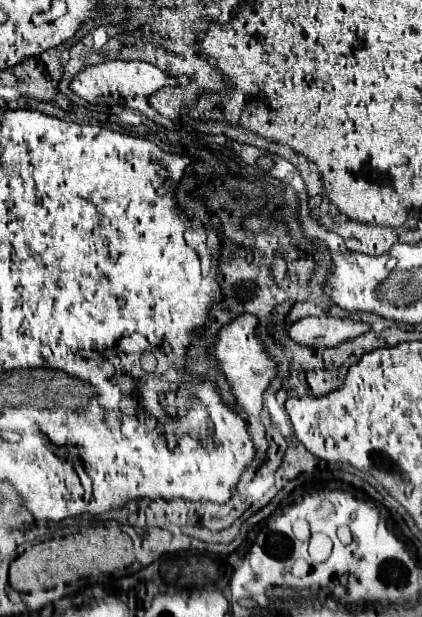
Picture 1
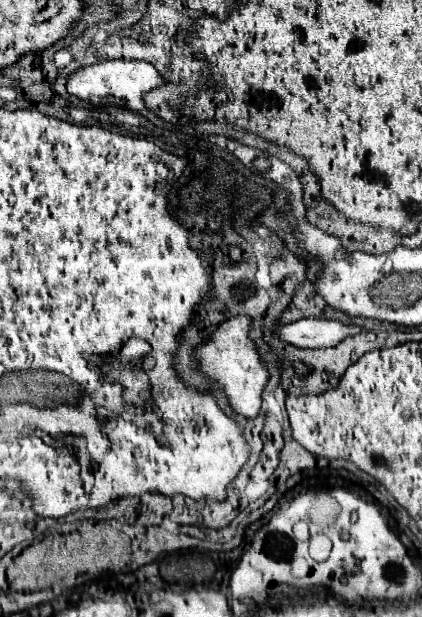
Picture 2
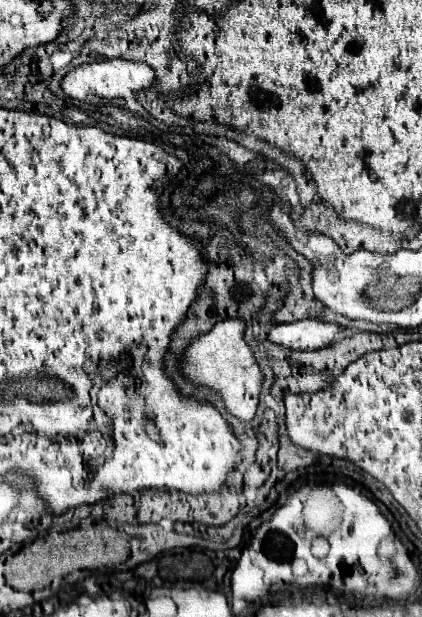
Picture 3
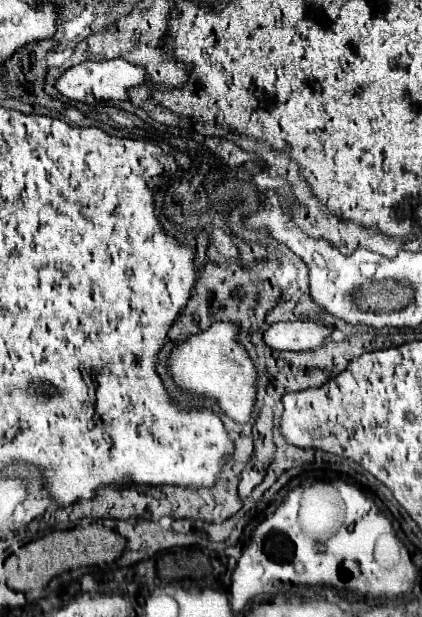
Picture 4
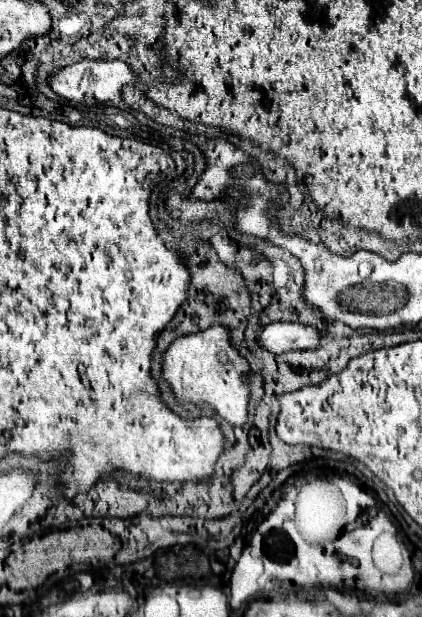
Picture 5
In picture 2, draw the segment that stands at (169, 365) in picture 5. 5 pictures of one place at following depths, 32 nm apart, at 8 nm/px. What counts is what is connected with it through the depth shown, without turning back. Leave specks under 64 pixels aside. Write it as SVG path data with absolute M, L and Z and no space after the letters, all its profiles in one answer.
M250 316L230 318L228 322L222 322L212 334L212 338L196 350L196 358L200 362L202 372L208 376L210 382L218 382L226 390L232 410L246 418L258 416L262 404L260 396L270 378L270 372L262 356L258 354L254 340L250 338L250 324L252 324Z

